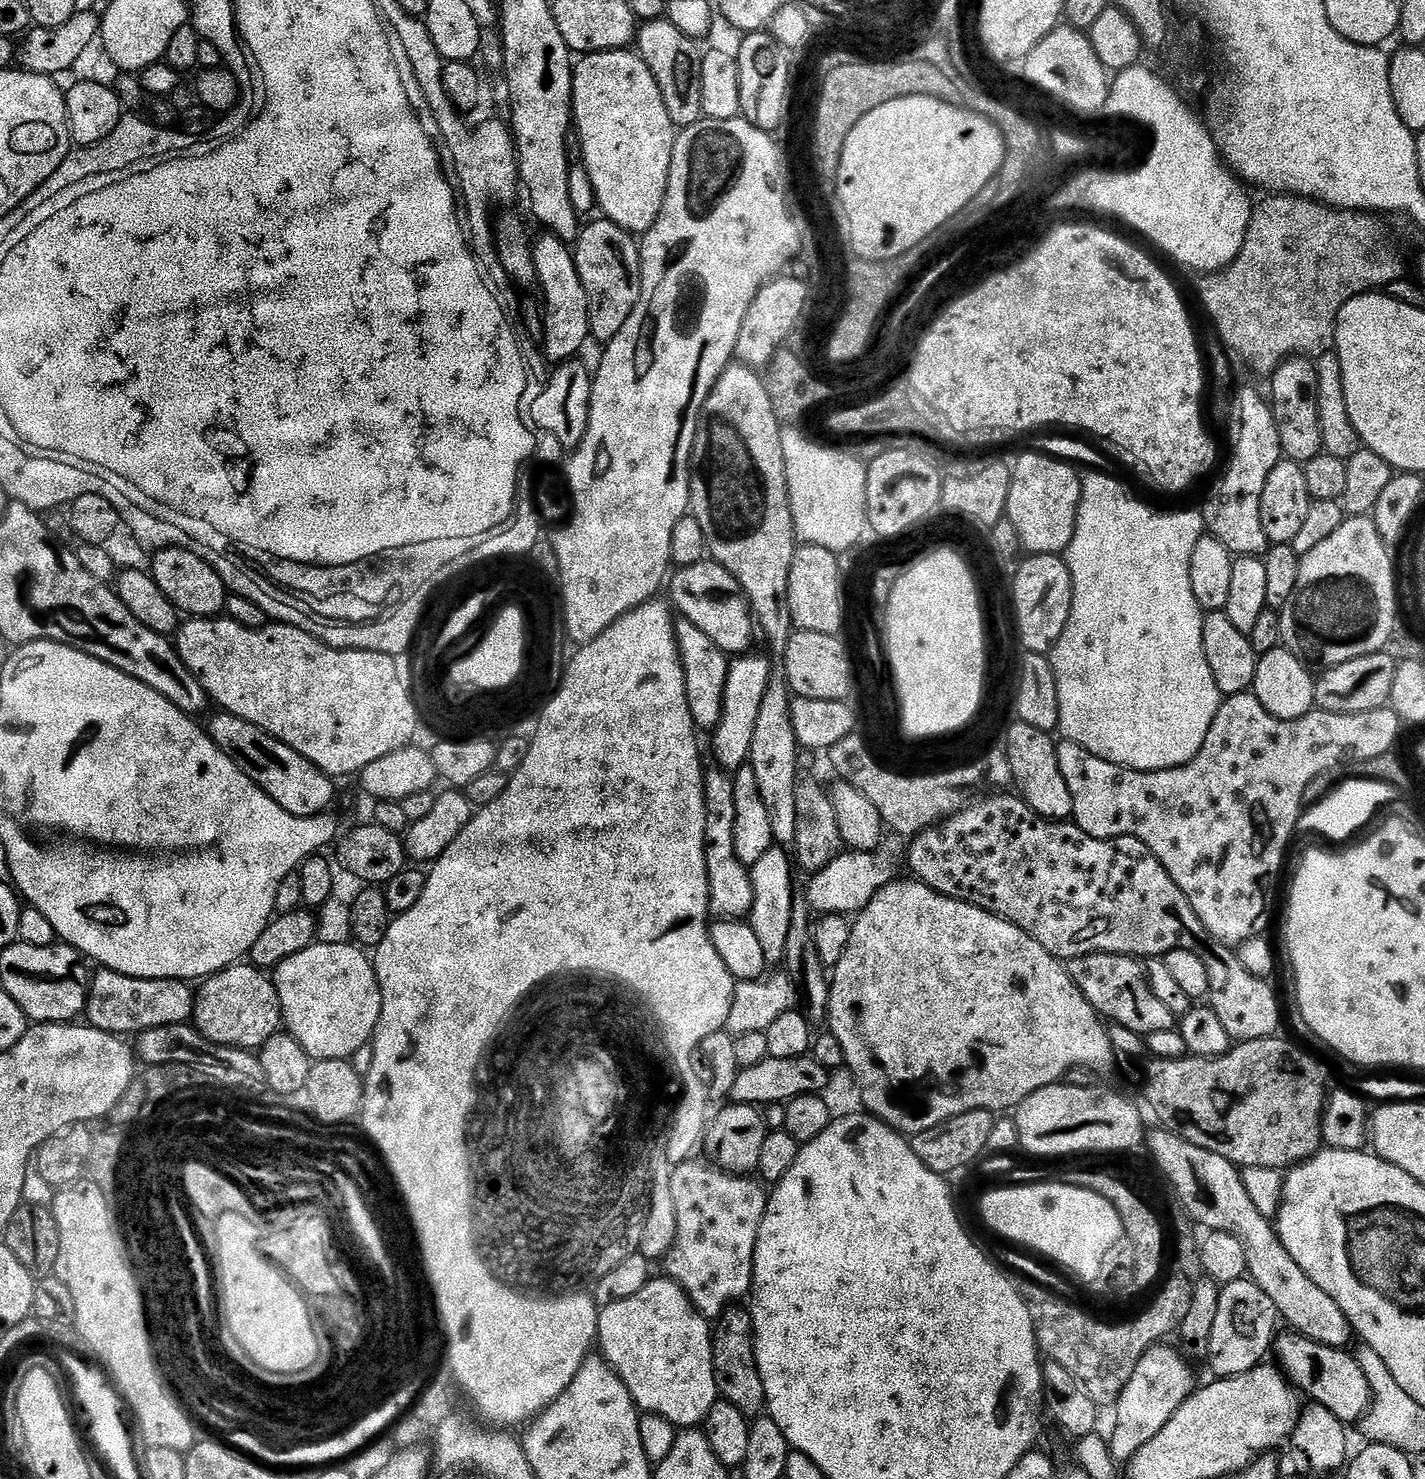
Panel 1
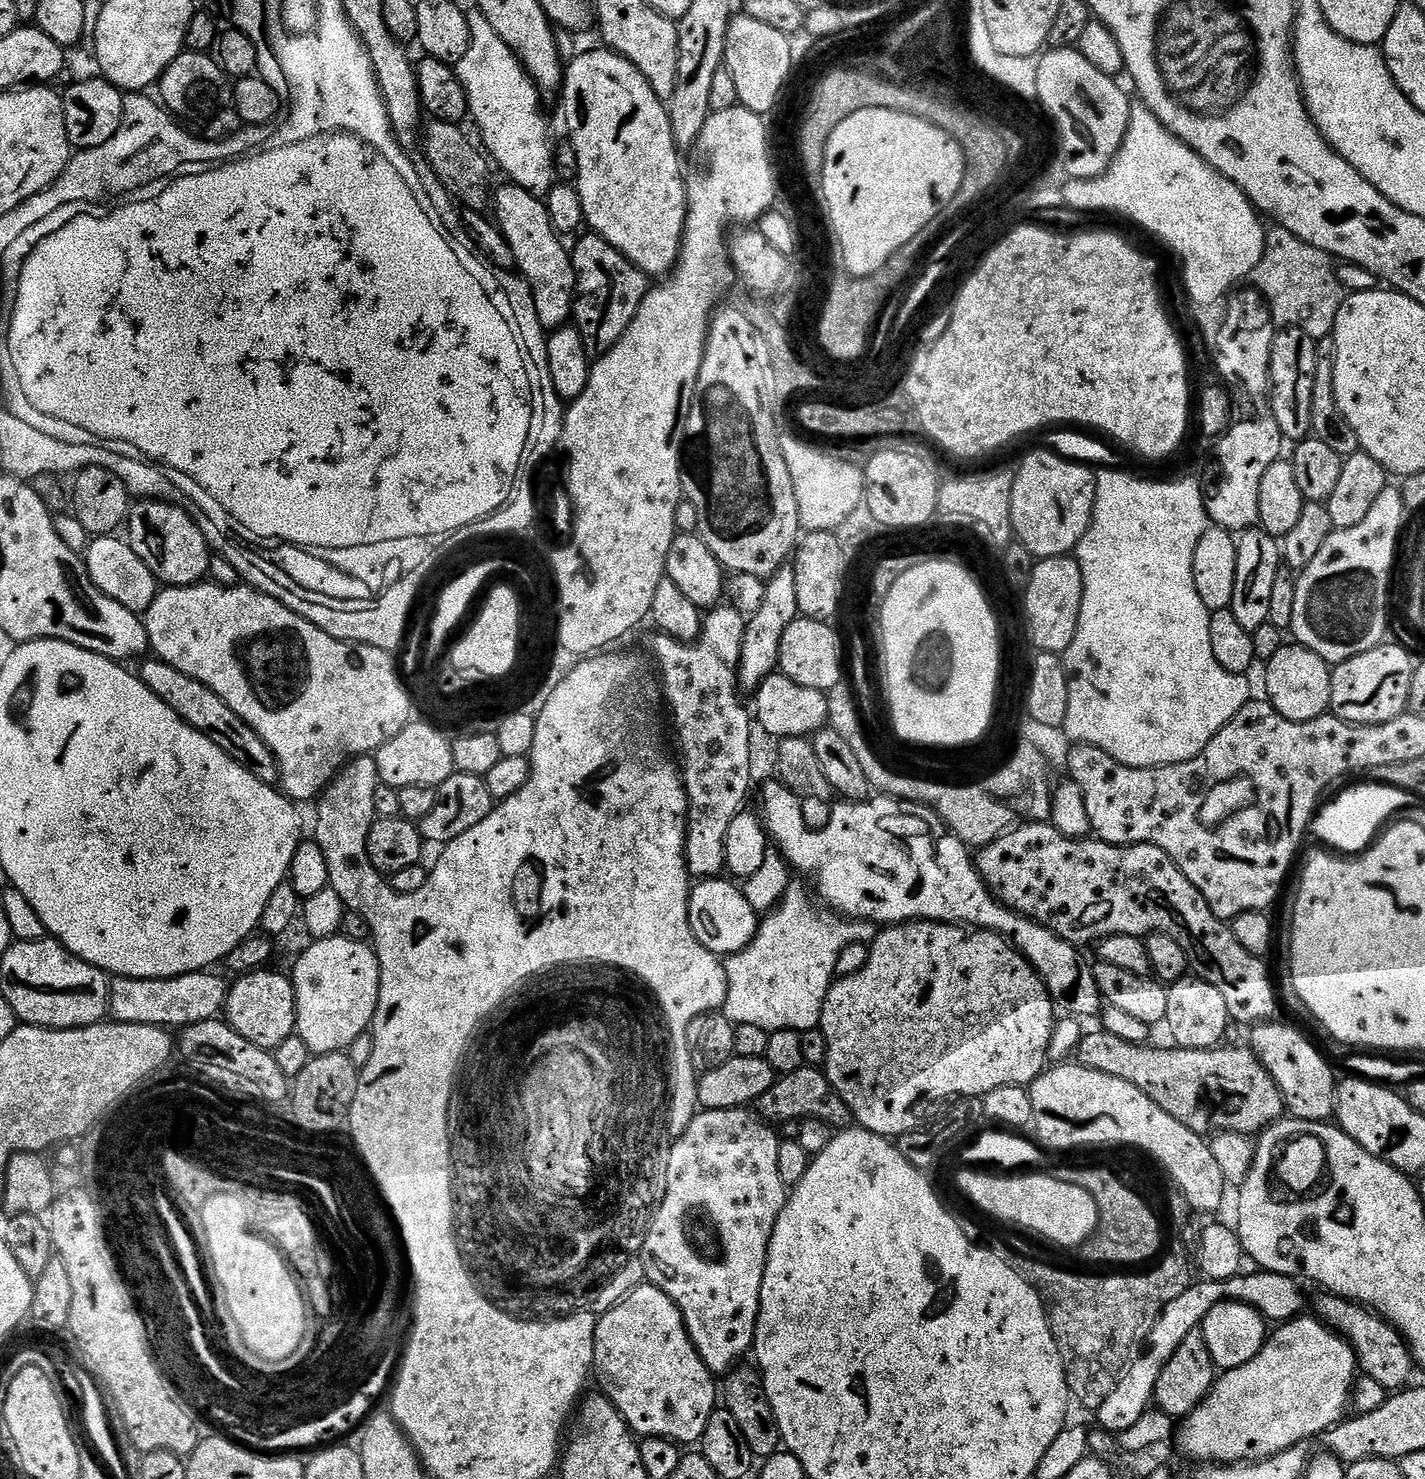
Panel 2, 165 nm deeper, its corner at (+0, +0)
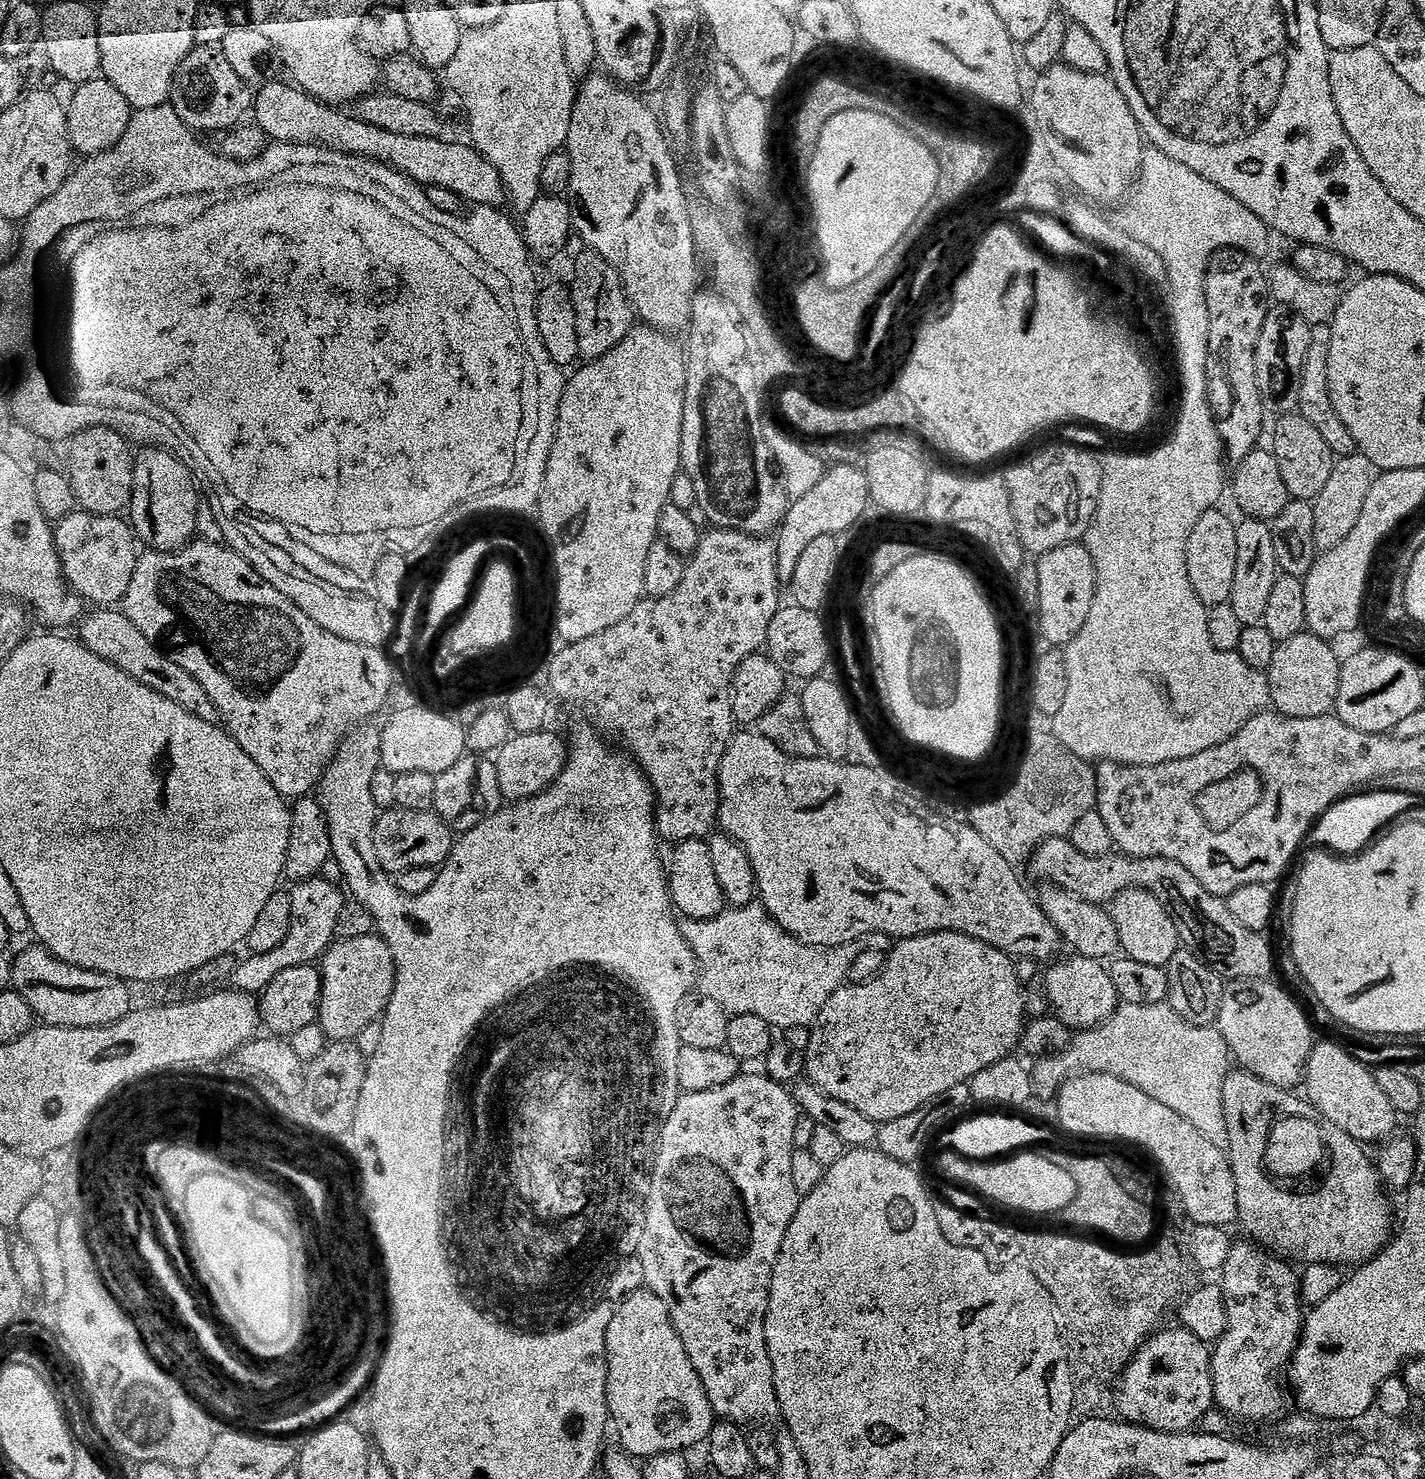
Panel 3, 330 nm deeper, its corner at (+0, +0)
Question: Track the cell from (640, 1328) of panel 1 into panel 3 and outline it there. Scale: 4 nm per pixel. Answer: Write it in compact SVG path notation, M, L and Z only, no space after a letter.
M641 1290L635 1292L633 1296L619 1301L616 1313L613 1314L612 1320L607 1321L608 1332L604 1336L604 1348L608 1351L608 1415L611 1423L614 1425L614 1432L620 1435L619 1447L623 1449L629 1457L647 1458L649 1456L657 1456L663 1452L684 1452L692 1448L695 1444L703 1445L707 1441L708 1435L712 1433L712 1425L714 1423L714 1413L710 1406L710 1398L706 1398L706 1390L702 1386L702 1378L698 1378L698 1370L694 1370L694 1362L690 1362L690 1358L686 1354L686 1346L682 1346L682 1338L678 1338L678 1330L674 1330L674 1326L670 1322L670 1314L666 1310L666 1302L662 1302L662 1298L658 1298L658 1294Z

